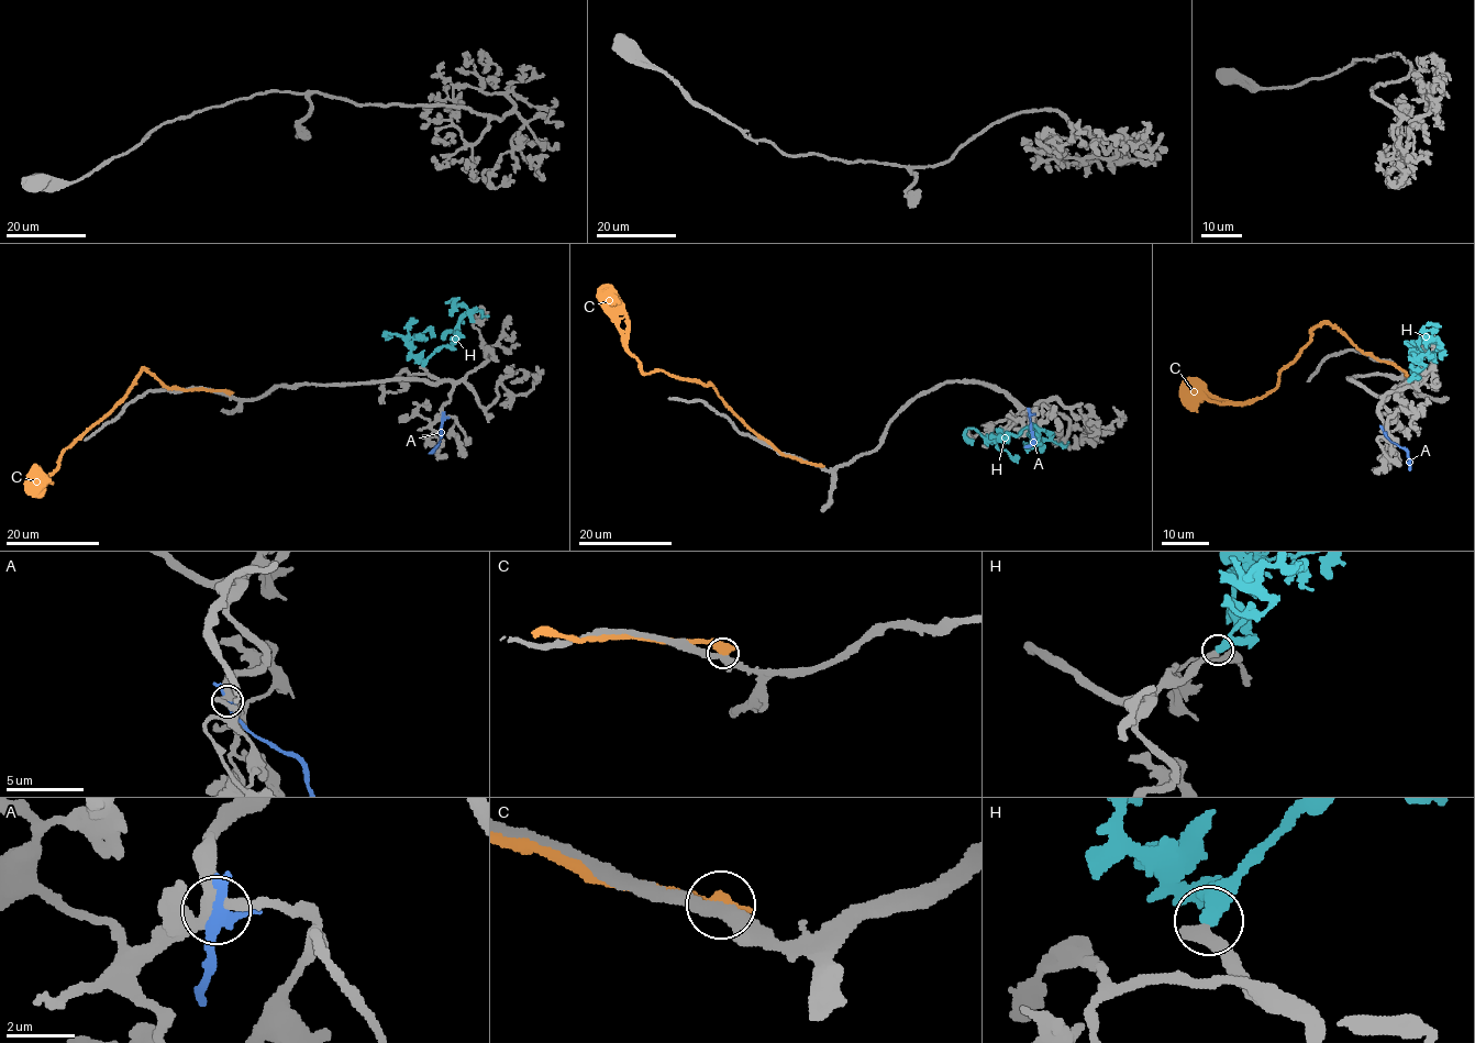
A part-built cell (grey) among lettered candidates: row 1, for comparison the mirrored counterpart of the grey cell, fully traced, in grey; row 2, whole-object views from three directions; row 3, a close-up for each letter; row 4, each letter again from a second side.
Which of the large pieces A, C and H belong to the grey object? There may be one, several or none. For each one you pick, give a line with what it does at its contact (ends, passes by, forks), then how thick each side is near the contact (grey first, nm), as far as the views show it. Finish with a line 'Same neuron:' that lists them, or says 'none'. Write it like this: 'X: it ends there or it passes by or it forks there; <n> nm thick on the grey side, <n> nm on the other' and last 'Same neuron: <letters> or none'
Same neuron: none

